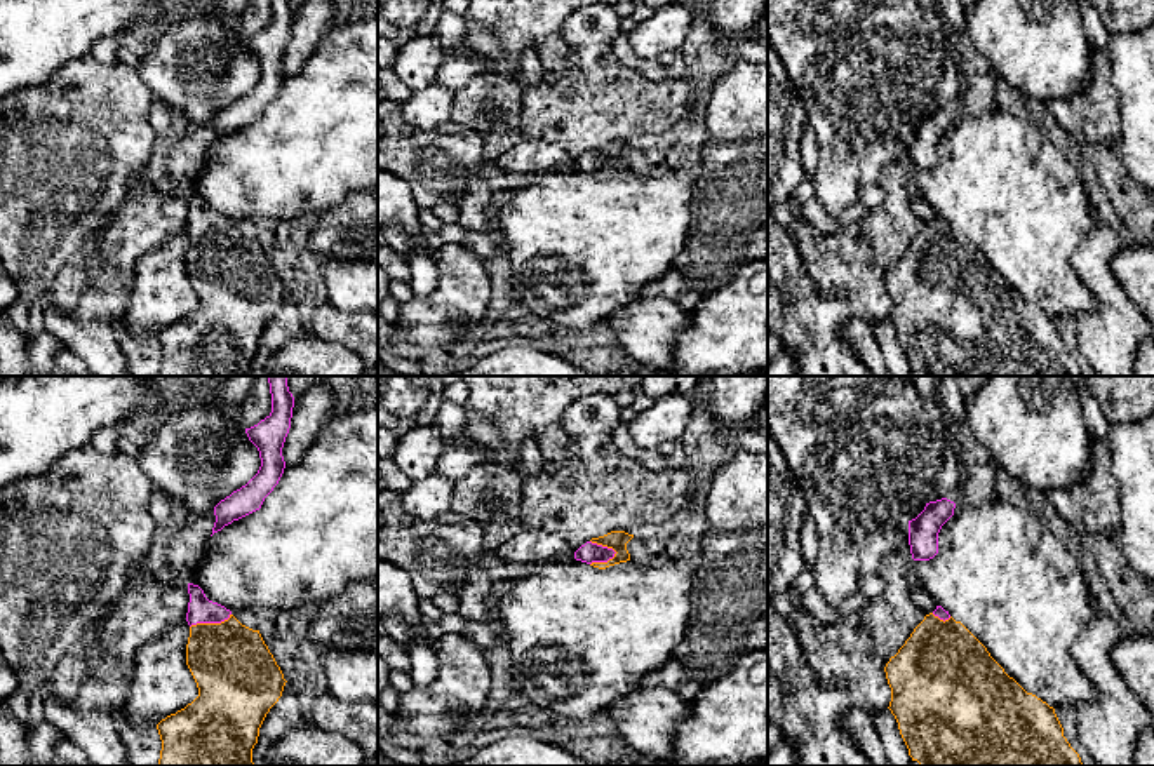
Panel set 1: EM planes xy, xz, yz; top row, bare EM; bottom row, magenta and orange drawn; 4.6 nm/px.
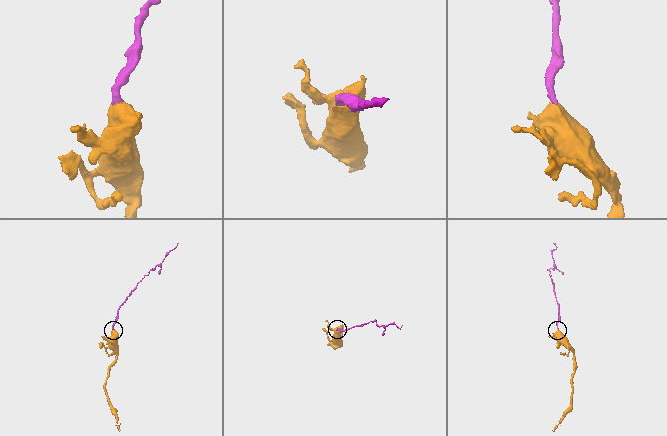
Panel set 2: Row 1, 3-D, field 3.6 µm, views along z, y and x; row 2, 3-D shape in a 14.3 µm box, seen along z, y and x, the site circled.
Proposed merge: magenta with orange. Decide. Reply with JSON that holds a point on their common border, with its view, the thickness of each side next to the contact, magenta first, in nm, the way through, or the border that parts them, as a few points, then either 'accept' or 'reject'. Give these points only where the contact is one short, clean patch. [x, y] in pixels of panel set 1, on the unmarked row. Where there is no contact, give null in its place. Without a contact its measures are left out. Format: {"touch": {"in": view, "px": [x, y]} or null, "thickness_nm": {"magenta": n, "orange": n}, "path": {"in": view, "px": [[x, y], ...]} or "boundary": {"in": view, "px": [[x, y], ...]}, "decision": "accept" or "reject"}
{"touch": {"in": "xz", "px": [604, 157]}, "thickness_nm": {"magenta": 100, "orange": 90}, "path": {"in": "xz", "px": [[590, 162], [604, 157], [617, 150]]}, "decision": "accept"}

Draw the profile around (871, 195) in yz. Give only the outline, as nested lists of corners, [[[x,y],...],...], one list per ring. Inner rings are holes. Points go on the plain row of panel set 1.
[[[862,183],[858,202],[867,209],[876,209],[884,202],[884,192],[879,183]]]

